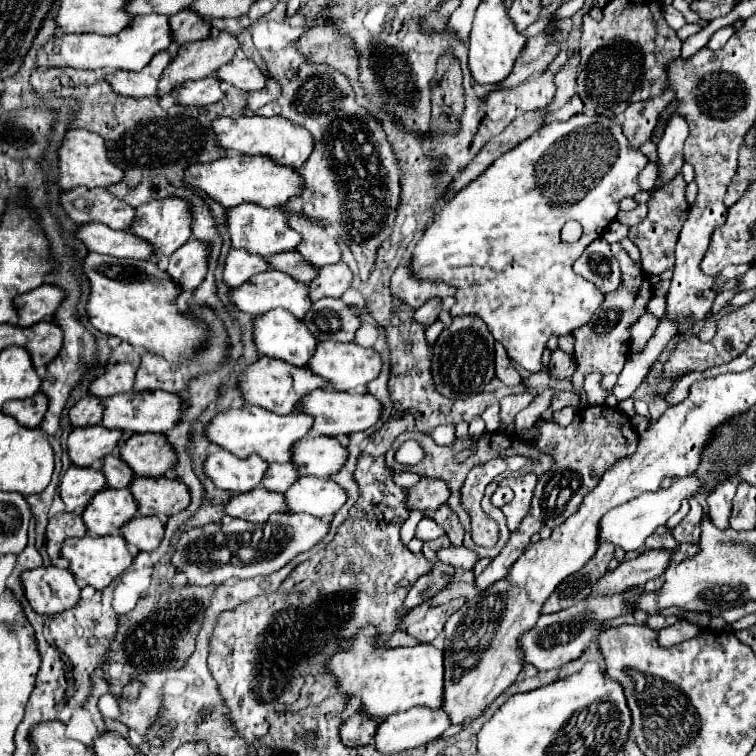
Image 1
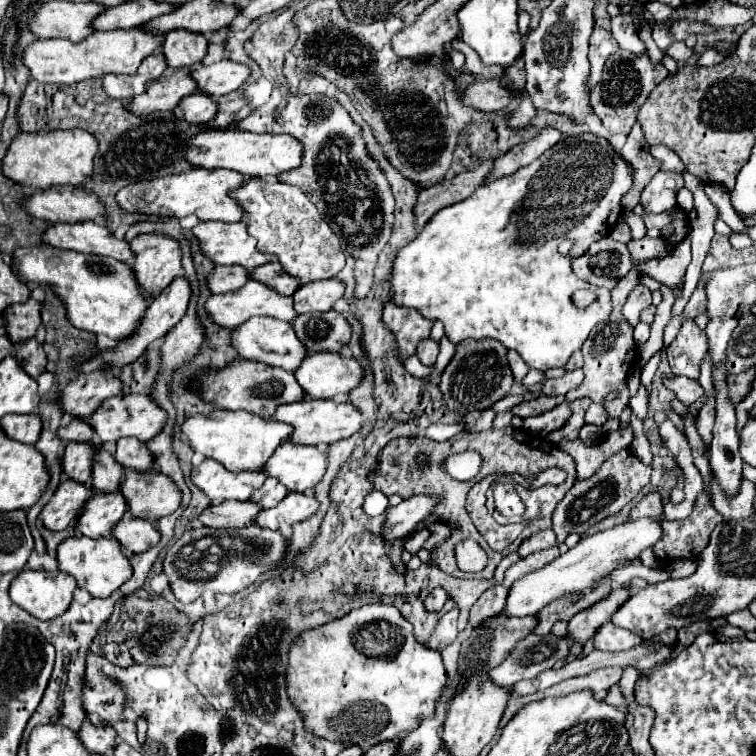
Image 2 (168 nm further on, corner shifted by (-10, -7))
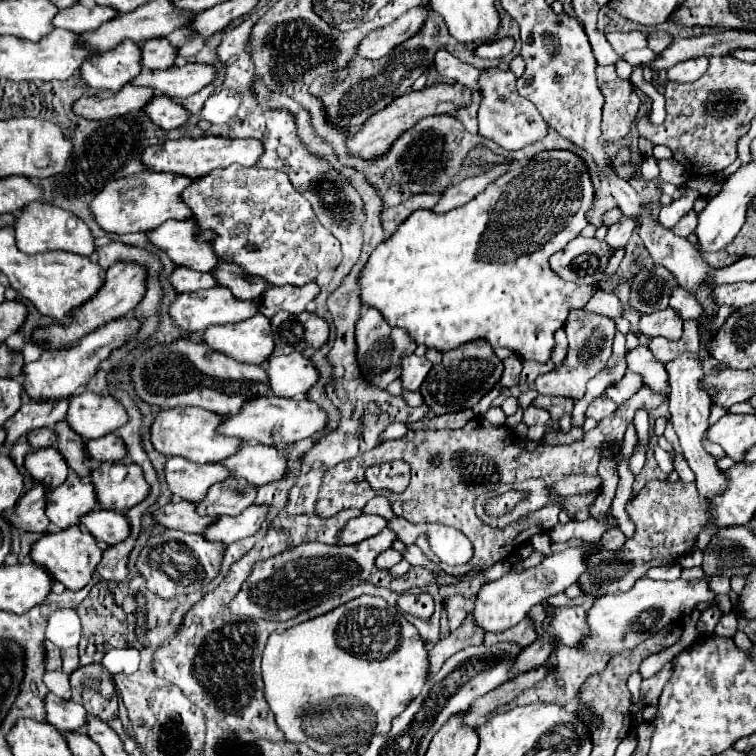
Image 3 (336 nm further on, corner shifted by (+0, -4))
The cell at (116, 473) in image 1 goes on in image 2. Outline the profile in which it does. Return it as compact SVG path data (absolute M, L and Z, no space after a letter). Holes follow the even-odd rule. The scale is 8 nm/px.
M104 447L96 449L94 471L92 471L92 485L96 491L102 491L102 493L118 491L122 485L124 473L126 469Z

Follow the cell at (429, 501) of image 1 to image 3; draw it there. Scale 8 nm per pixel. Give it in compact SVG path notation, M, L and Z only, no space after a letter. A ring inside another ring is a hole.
M360 514L352 518L338 536L338 544L358 544L370 536L376 536L382 528L386 528L386 520L382 516Z

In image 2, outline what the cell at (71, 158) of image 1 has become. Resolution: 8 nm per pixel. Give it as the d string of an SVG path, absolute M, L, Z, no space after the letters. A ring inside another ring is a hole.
M84 129L48 131L48 133L20 133L6 157L4 175L34 189L48 189L56 185L80 187L94 175L94 155L98 153L98 139Z

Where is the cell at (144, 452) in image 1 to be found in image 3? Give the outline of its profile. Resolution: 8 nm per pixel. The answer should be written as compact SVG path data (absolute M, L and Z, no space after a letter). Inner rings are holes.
M116 434L100 436L96 440L86 440L86 452L88 458L94 462L118 462L126 458L124 442Z

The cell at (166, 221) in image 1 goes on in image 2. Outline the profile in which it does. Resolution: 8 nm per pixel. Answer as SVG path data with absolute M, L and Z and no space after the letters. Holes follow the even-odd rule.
M142 233L130 241L130 249L136 253L132 271L146 297L154 297L180 275L182 251L174 237L164 233Z

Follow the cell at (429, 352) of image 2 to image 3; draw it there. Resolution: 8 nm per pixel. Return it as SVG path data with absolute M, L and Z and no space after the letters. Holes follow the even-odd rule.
M410 354L402 360L402 390L410 390L410 392L418 392L420 384L424 382L428 370L432 368L432 364L422 356Z

